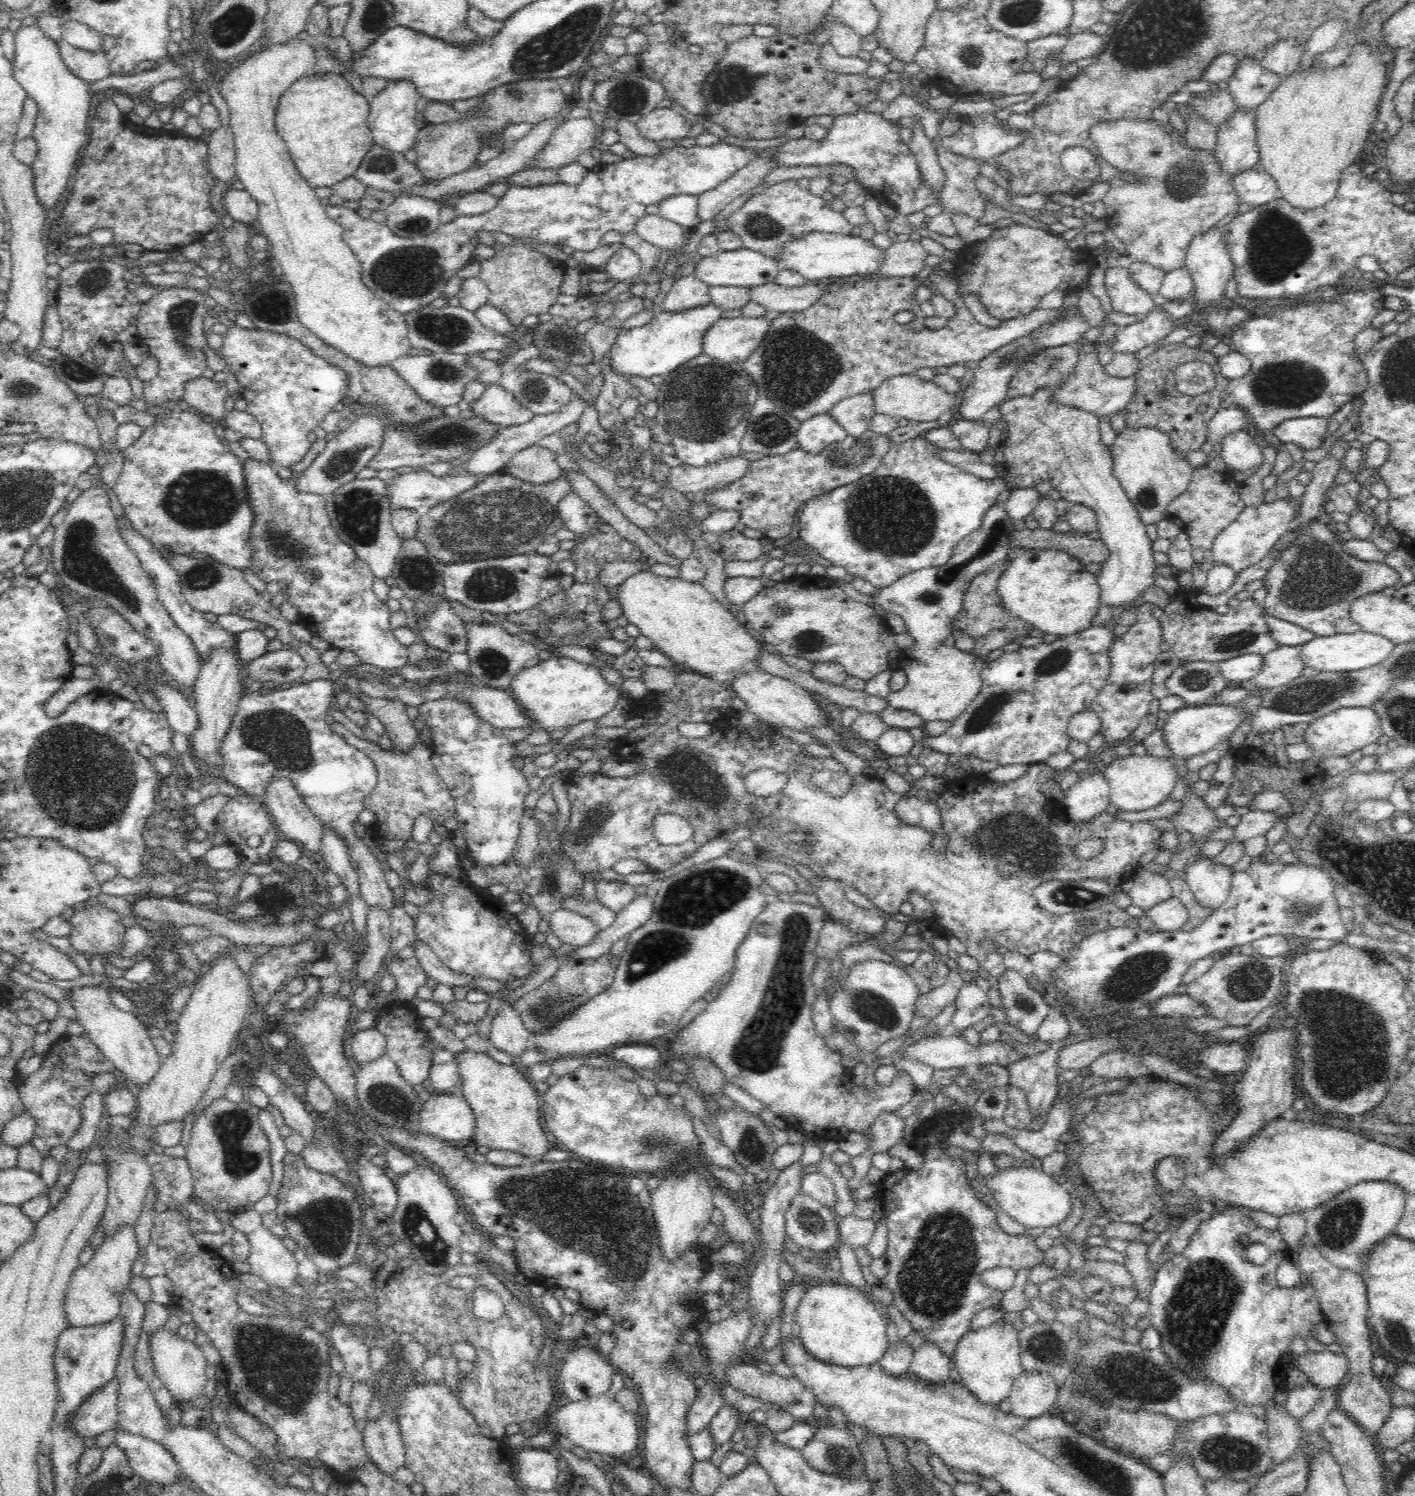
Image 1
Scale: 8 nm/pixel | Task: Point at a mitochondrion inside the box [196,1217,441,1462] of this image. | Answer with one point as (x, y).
(279, 1371)

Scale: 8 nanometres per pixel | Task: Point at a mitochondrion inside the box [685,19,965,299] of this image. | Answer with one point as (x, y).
(733, 83)

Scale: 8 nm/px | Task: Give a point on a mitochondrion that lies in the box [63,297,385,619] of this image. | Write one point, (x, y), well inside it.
(203, 500)

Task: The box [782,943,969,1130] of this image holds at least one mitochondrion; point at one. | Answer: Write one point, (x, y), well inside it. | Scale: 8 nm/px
(874, 1008)

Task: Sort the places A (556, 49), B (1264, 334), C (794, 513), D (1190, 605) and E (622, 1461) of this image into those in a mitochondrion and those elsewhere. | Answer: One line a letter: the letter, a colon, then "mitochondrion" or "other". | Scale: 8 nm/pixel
A: mitochondrion
B: other
C: other
D: other
E: other

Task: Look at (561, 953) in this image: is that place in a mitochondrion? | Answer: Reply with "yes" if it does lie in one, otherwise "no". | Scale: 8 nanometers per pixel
no

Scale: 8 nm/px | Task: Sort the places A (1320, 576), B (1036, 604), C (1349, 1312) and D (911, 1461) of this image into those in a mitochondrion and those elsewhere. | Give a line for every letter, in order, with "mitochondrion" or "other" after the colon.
A: mitochondrion
B: other
C: other
D: other

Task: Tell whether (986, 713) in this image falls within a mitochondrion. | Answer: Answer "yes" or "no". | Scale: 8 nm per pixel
yes

